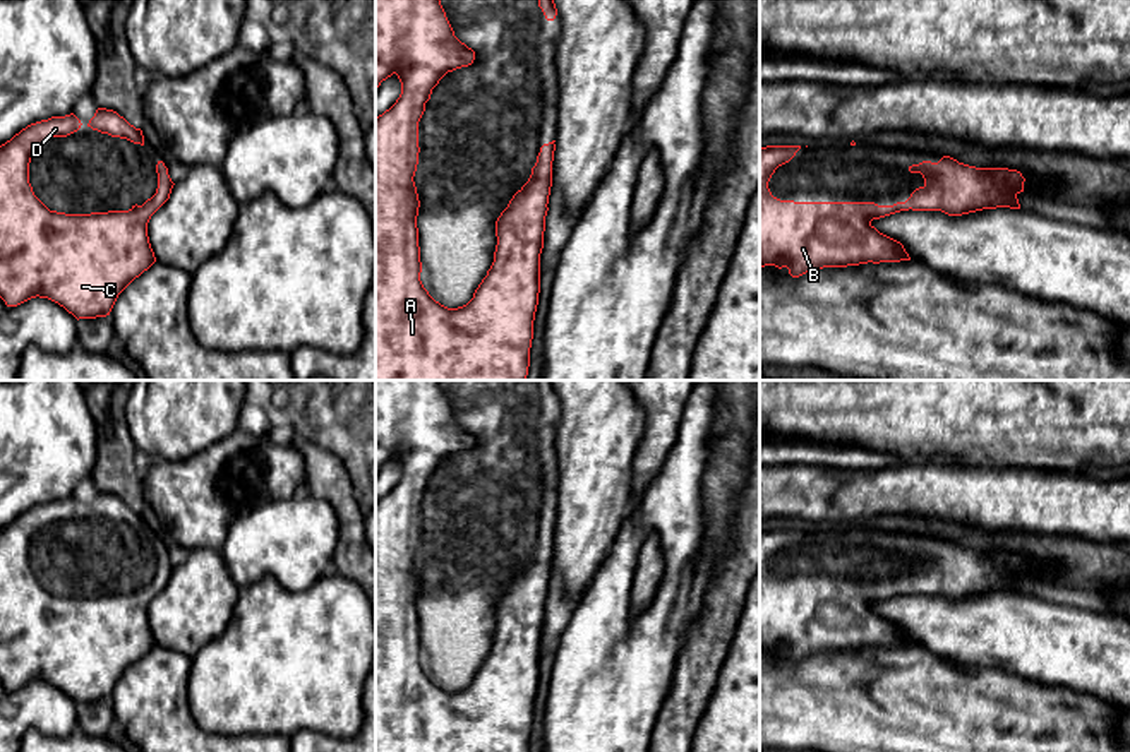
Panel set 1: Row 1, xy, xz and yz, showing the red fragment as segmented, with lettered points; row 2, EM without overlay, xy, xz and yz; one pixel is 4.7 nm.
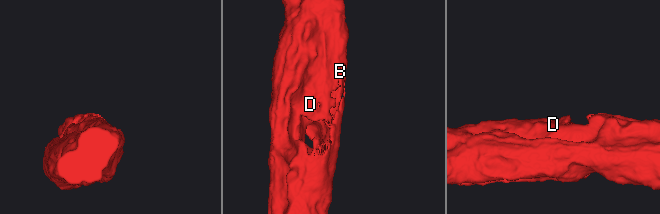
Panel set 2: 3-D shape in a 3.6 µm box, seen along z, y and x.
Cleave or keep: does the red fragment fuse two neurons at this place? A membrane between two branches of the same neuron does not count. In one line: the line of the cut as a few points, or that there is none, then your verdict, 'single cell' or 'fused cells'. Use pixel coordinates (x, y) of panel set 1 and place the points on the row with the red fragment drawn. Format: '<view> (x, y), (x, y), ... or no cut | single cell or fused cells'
no cut | single cell

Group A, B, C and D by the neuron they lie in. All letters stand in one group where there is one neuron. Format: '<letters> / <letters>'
A B C D

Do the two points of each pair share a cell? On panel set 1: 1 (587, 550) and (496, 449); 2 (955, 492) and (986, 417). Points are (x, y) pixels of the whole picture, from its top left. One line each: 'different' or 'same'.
1: different
2: different

